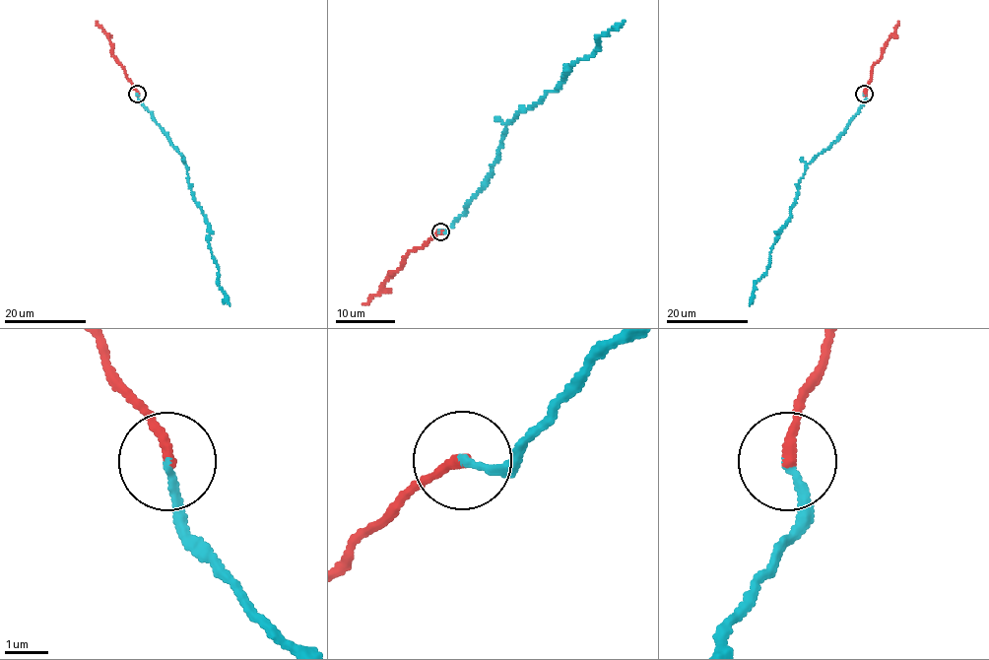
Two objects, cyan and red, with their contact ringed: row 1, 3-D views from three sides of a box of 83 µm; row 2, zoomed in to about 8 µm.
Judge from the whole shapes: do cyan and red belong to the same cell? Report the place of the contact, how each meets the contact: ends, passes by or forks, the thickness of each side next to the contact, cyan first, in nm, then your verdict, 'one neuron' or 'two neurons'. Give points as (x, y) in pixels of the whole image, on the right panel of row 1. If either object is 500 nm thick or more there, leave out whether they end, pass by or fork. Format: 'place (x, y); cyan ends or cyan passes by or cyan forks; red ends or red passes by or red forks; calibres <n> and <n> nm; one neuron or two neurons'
place (864, 94); cyan ends; red ends; calibres 170 and 240 nm; one neuron

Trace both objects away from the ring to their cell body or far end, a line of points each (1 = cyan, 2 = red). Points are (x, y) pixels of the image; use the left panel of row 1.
1: (137, 94), (138, 98), (181, 154), (189, 188), (210, 229), (209, 244), (217, 265), (218, 283), (229, 305)
2: (137, 94), (125, 70), (112, 55), (105, 32), (95, 22)

